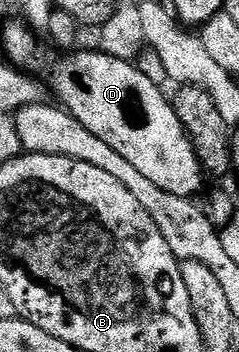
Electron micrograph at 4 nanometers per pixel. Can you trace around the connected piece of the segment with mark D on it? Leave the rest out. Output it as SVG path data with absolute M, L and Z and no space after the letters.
M104 51L81 52L66 52L62 56L65 58L54 67L53 74L49 77L49 85L57 96L56 104L68 109L76 121L83 123L83 127L91 131L91 135L103 139L103 143L108 143L118 155L129 160L146 179L155 183L155 187L163 187L163 191L171 191L171 195L196 198L196 193L201 189L203 170L183 123L179 123L179 115L175 115L170 98L161 94L162 86L147 79L147 75L143 75L143 71L133 61L112 57Z

